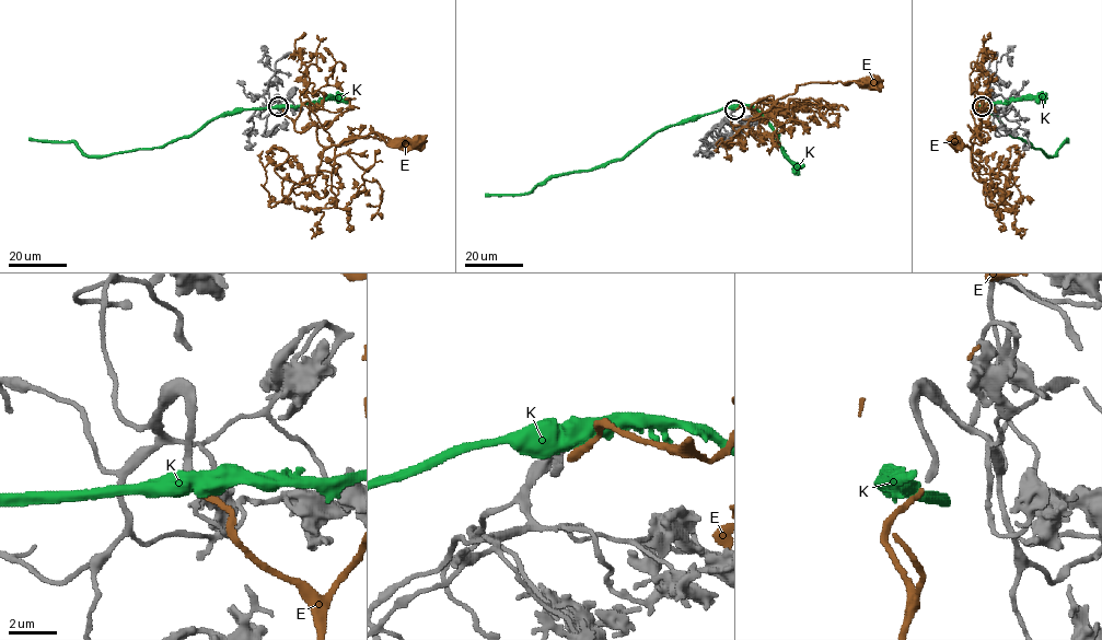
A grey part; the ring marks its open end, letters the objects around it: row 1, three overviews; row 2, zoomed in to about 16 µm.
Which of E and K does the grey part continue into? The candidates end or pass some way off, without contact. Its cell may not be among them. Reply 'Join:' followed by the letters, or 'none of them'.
Join: E

